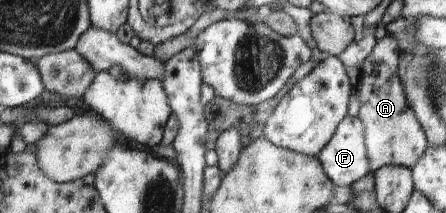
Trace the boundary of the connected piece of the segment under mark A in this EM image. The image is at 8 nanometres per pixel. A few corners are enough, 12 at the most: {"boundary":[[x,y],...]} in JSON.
{"boundary":[[398,41],[375,42],[357,86],[372,171],[411,169],[422,122],[399,76]]}

